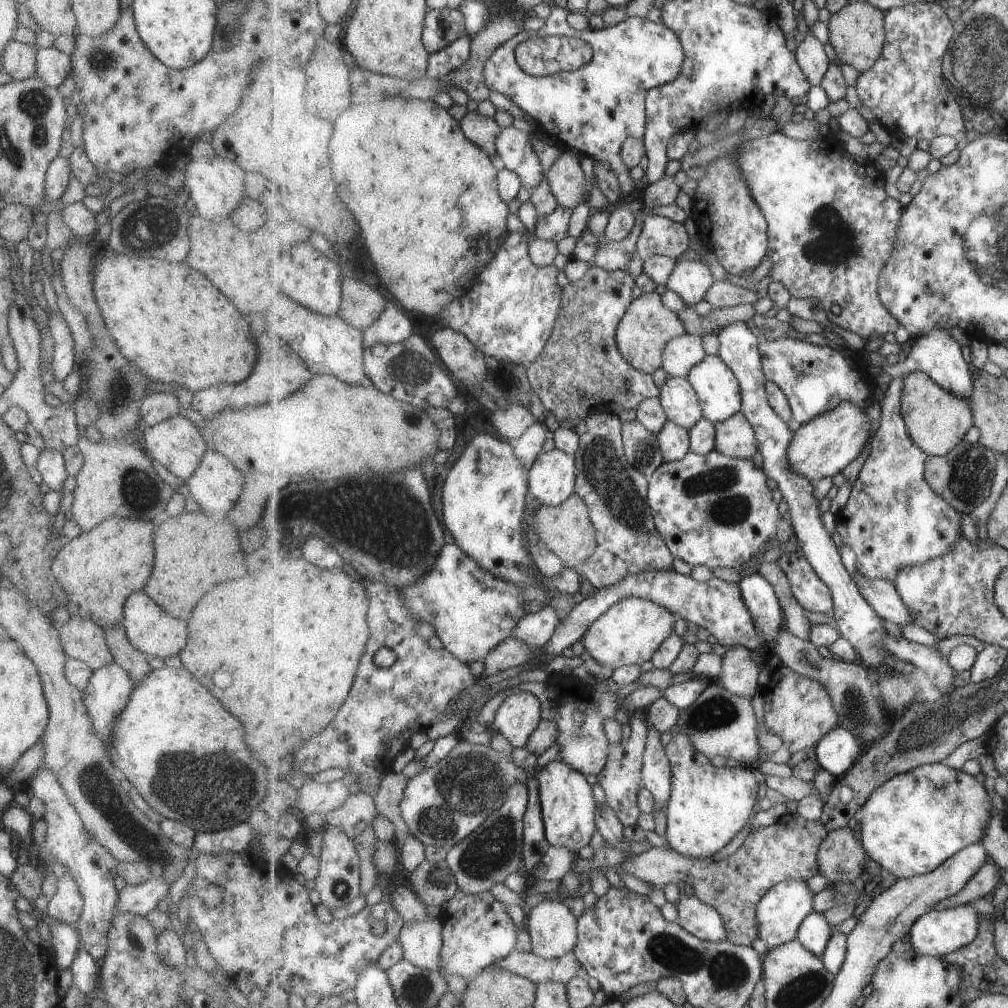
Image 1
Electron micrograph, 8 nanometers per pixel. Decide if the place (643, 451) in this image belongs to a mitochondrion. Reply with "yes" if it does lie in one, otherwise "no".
yes

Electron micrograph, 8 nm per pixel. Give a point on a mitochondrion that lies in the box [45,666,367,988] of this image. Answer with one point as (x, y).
(193, 786)

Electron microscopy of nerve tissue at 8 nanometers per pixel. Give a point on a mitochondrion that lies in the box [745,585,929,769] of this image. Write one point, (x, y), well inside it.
(854, 708)

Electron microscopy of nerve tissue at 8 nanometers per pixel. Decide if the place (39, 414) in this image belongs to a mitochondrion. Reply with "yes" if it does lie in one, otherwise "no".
no

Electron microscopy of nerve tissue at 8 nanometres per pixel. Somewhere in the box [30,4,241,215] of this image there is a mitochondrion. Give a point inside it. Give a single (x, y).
(101, 60)

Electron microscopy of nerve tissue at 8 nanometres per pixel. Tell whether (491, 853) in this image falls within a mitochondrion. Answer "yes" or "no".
yes

